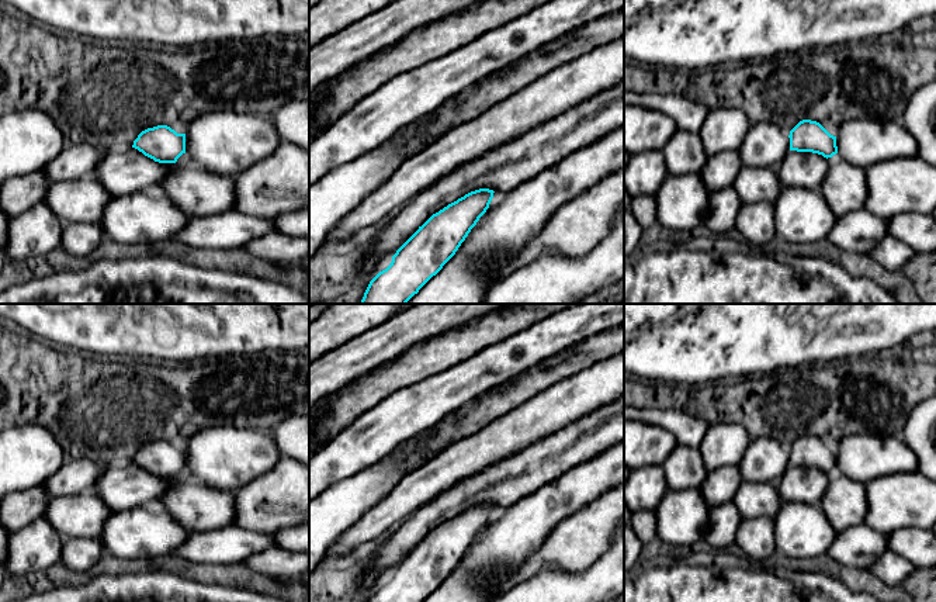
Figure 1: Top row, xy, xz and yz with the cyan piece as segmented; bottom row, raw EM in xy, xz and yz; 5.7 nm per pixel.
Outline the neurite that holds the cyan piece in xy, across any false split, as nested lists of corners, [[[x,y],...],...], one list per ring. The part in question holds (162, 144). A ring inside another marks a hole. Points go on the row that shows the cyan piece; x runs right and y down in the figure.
[[[167,125],[142,131],[132,148],[159,163],[176,163],[186,153],[186,134],[177,134]]]

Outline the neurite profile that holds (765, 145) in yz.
[[[759,122],[749,127],[738,153],[743,166],[777,172],[788,150],[788,135],[776,124]]]

